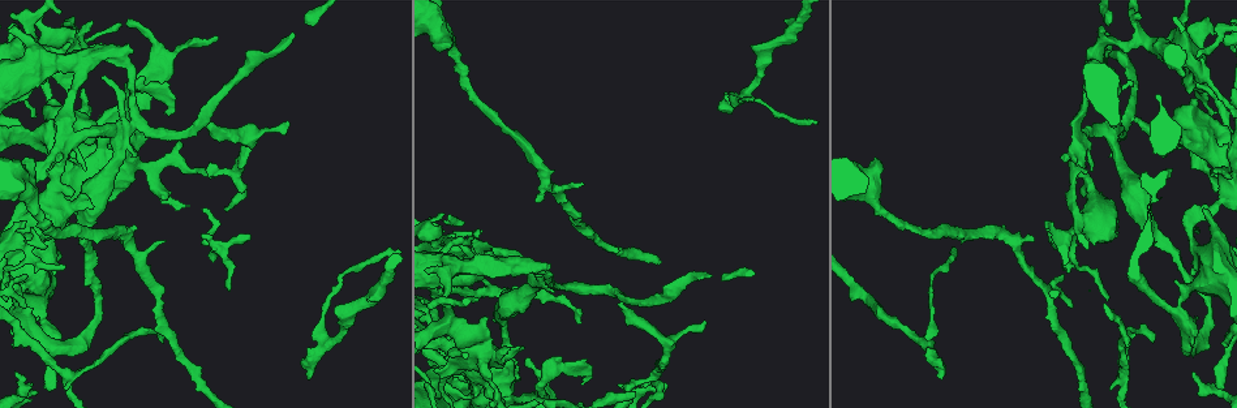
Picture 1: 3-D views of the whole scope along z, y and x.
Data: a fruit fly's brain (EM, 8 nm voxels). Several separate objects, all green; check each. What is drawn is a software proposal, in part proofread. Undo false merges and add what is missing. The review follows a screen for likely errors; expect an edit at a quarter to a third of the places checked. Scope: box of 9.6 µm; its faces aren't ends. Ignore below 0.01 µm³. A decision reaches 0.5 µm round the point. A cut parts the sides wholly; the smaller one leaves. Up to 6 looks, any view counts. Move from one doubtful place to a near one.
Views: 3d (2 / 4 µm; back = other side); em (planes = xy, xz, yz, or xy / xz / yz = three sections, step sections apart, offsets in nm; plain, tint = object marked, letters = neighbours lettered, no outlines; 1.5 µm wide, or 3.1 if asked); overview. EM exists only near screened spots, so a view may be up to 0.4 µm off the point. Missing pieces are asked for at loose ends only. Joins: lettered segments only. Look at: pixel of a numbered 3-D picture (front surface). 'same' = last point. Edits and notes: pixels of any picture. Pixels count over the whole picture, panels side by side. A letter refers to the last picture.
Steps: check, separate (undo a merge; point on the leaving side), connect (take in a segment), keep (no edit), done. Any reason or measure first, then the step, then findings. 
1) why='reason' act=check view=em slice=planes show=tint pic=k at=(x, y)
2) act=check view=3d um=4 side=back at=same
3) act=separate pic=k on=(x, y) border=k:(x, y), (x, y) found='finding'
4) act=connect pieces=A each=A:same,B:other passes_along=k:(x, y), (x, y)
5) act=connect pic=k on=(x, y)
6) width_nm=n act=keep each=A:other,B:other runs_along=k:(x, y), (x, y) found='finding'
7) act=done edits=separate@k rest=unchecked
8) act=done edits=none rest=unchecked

why='an open end' act=check view=em slice=planes show=plain pic=1 at=(725, 108)

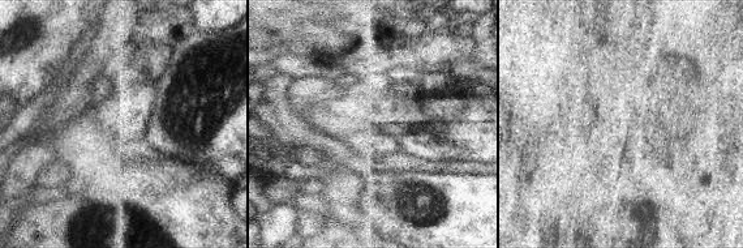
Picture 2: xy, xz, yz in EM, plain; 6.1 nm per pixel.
act=check view=em slice=planes show=tint at=same

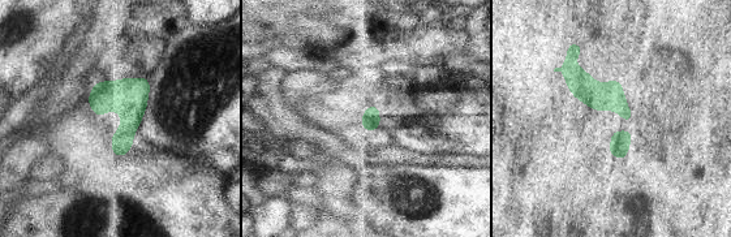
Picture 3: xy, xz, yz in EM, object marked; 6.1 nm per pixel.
act=check view=em slice=planes show=letters at=same

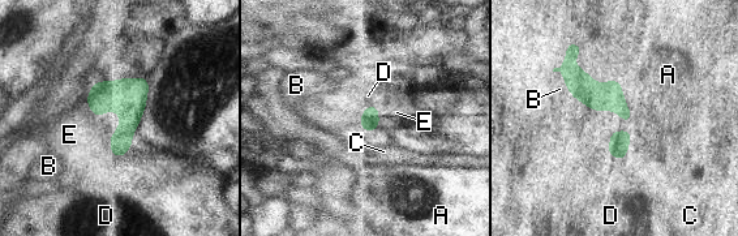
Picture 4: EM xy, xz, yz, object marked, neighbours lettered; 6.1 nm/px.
act=connect pieces=C each=A:other,B:other,C:same,D:other,E:other found='it goes on there'

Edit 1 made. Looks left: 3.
why='branch stops here' act=check view=3d um=4 pic=1 at=(229, 289)

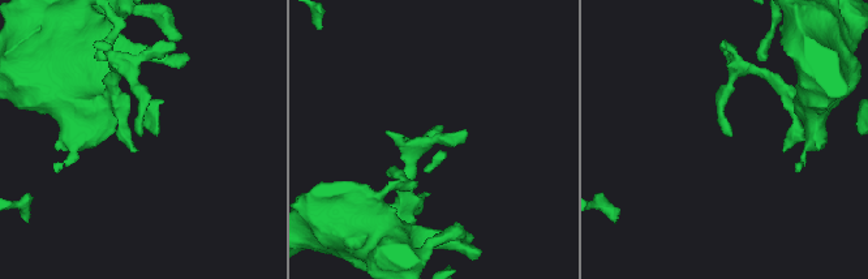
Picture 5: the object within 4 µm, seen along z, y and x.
why='shape alone is not enough' act=check view=em slice=planes show=letters pic=5 at=(137, 134)

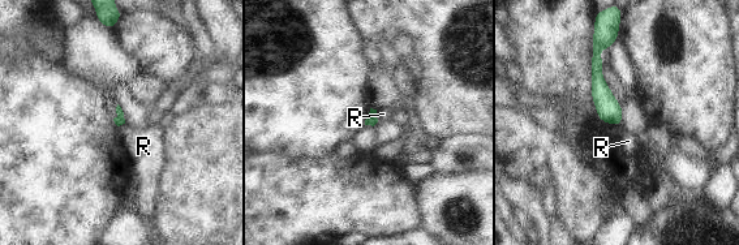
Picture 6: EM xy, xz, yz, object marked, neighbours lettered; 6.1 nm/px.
act=keep each=R:other runs_along=6:(596, 48), (600, 91), (618, 123) found='none of them fits'

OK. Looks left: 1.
act=done edits=connect@4 rest=unchecked

